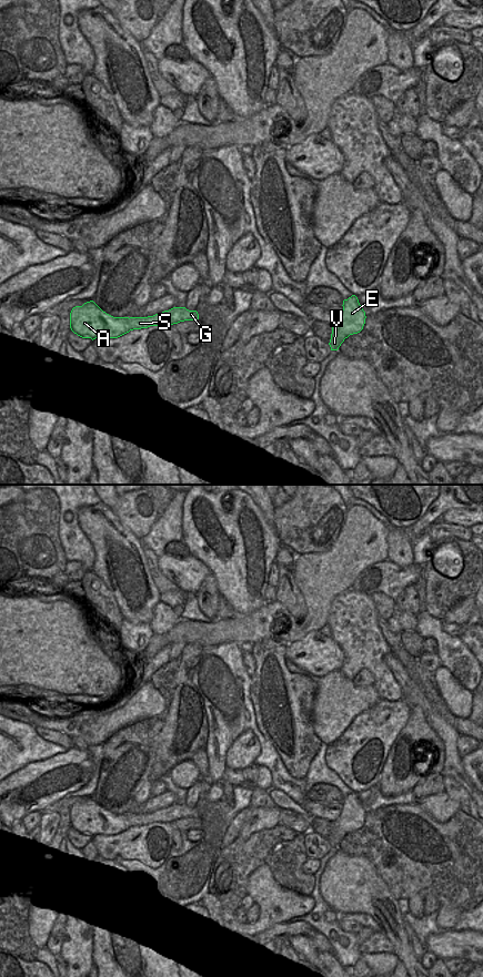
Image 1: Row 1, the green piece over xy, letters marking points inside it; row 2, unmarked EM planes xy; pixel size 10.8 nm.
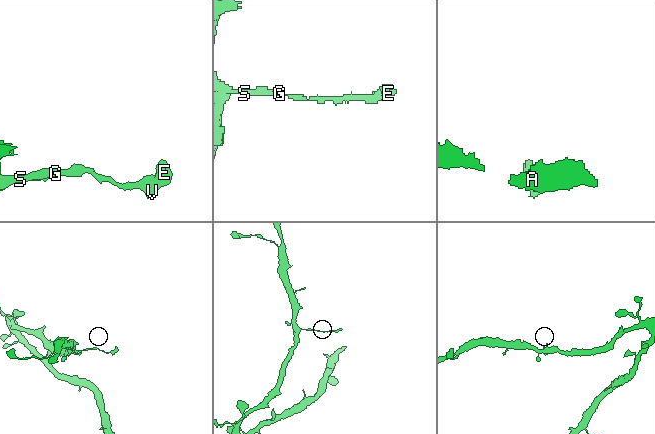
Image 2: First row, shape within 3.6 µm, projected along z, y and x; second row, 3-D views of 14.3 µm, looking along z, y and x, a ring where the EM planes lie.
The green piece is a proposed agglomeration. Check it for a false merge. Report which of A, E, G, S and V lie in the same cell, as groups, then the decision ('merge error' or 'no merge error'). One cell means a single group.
groups A / E G S V; merge error

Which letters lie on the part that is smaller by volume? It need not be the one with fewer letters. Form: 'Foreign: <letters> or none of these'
Foreign: E, G, S, V

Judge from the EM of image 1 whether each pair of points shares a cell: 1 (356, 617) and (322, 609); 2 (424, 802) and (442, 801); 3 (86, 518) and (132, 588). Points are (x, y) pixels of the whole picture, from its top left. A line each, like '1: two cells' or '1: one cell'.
1: two cells
2: one cell
3: one cell

